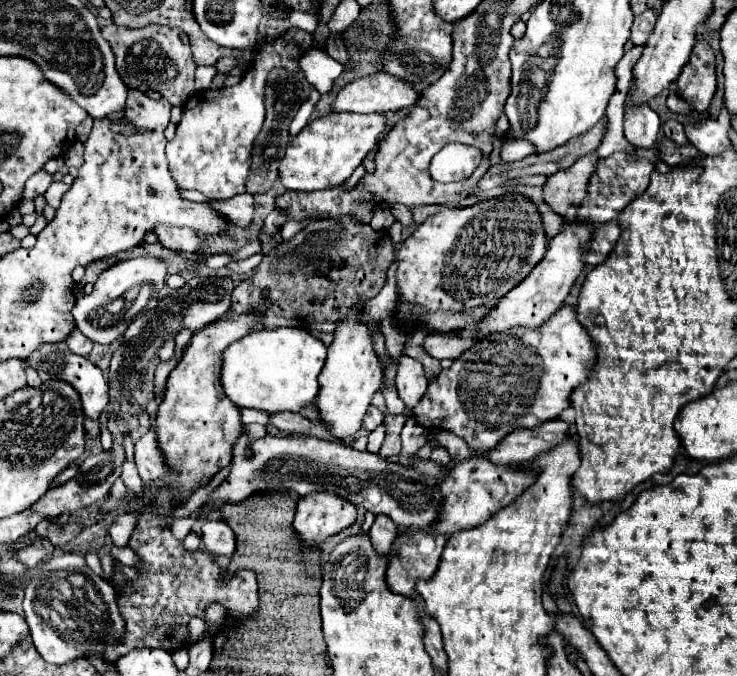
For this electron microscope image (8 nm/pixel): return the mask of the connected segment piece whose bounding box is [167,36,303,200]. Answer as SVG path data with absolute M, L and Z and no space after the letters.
M283 36L271 42L267 40L259 44L251 68L239 84L217 90L217 96L209 96L209 90L195 92L185 102L175 140L167 144L169 172L177 188L199 190L211 200L227 200L247 190L245 182L251 170L251 148L265 120L267 78L275 68L297 74L301 56L303 44L295 40L285 40Z

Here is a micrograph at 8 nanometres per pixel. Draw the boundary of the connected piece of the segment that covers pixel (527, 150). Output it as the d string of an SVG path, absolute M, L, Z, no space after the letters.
M503 140L501 146L501 160L503 162L513 162L513 160L521 160L529 154L535 152L535 146L529 140Z

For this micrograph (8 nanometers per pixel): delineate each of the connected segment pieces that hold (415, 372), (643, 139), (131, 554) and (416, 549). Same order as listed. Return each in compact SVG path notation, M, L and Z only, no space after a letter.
M401 354L397 362L399 362L397 382L395 382L397 392L399 392L401 400L405 402L405 406L409 410L413 410L421 402L423 394L427 392L429 382L427 382L427 378L423 374L421 362L417 362L417 360L413 360L413 358L405 356L405 354Z
M645 104L645 108L637 108L633 116L625 116L625 138L637 148L653 148L661 134L659 116Z
M129 546L127 548L111 548L111 554L113 558L117 558L121 564L125 566L141 566L141 558L135 554L135 550L131 550Z
M413 532L411 536L399 534L391 546L393 560L389 560L389 572L387 572L389 588L401 596L413 596L417 580L421 580L421 578L429 580L437 572L445 544L447 544L445 536L437 536L431 532Z

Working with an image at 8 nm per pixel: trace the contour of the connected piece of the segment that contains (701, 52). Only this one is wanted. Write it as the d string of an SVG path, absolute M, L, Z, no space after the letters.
M697 40L689 62L675 80L675 90L699 114L707 112L715 94L715 54L707 40Z

